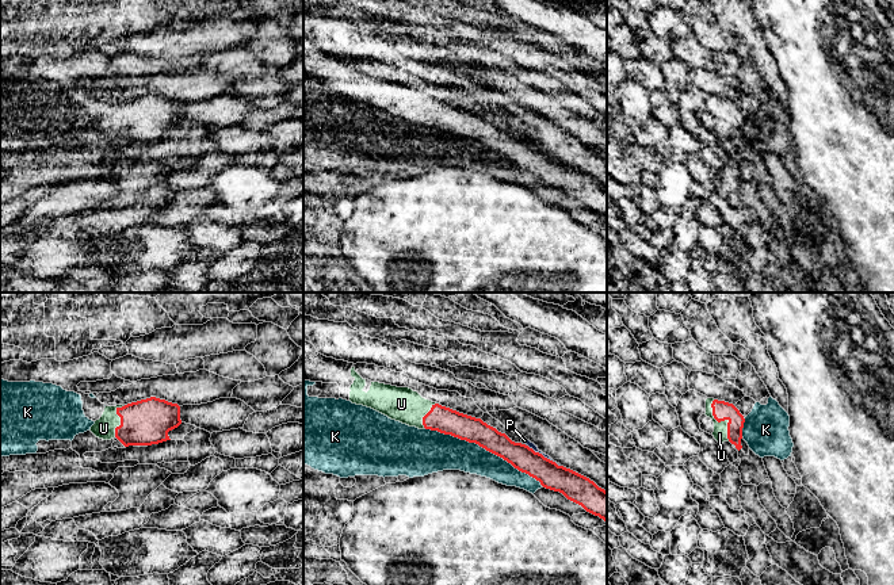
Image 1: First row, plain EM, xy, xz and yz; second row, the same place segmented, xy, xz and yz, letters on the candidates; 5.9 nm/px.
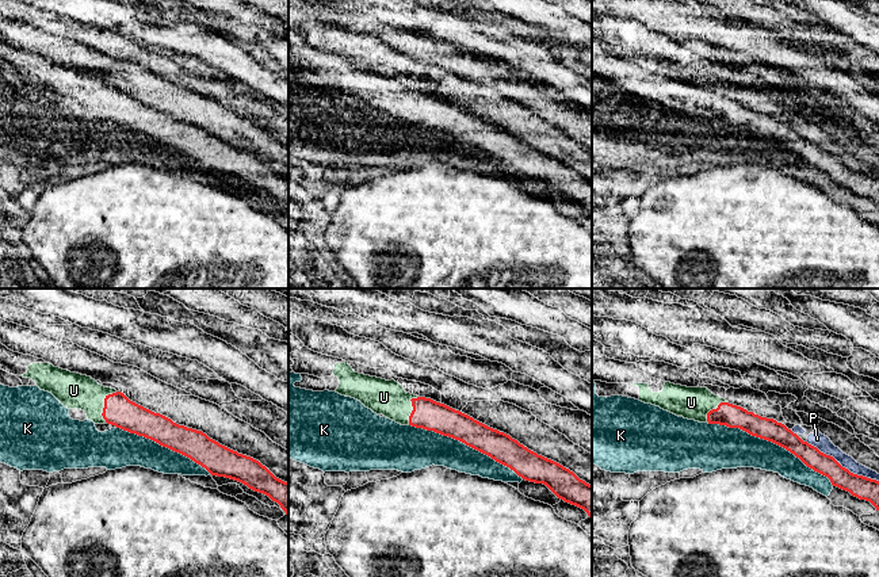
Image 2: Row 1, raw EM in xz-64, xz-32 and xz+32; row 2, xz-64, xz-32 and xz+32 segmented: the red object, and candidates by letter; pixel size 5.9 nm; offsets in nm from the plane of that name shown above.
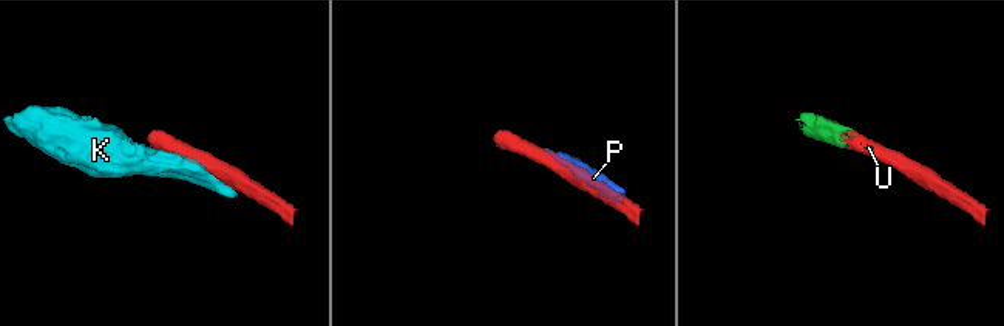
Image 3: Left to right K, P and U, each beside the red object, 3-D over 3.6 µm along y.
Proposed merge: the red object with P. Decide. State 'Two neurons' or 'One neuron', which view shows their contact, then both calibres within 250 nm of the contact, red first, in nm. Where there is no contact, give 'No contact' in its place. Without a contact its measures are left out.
Two neurons. Touches red in xz. Thickness 160 nm (red) against 40 nm

